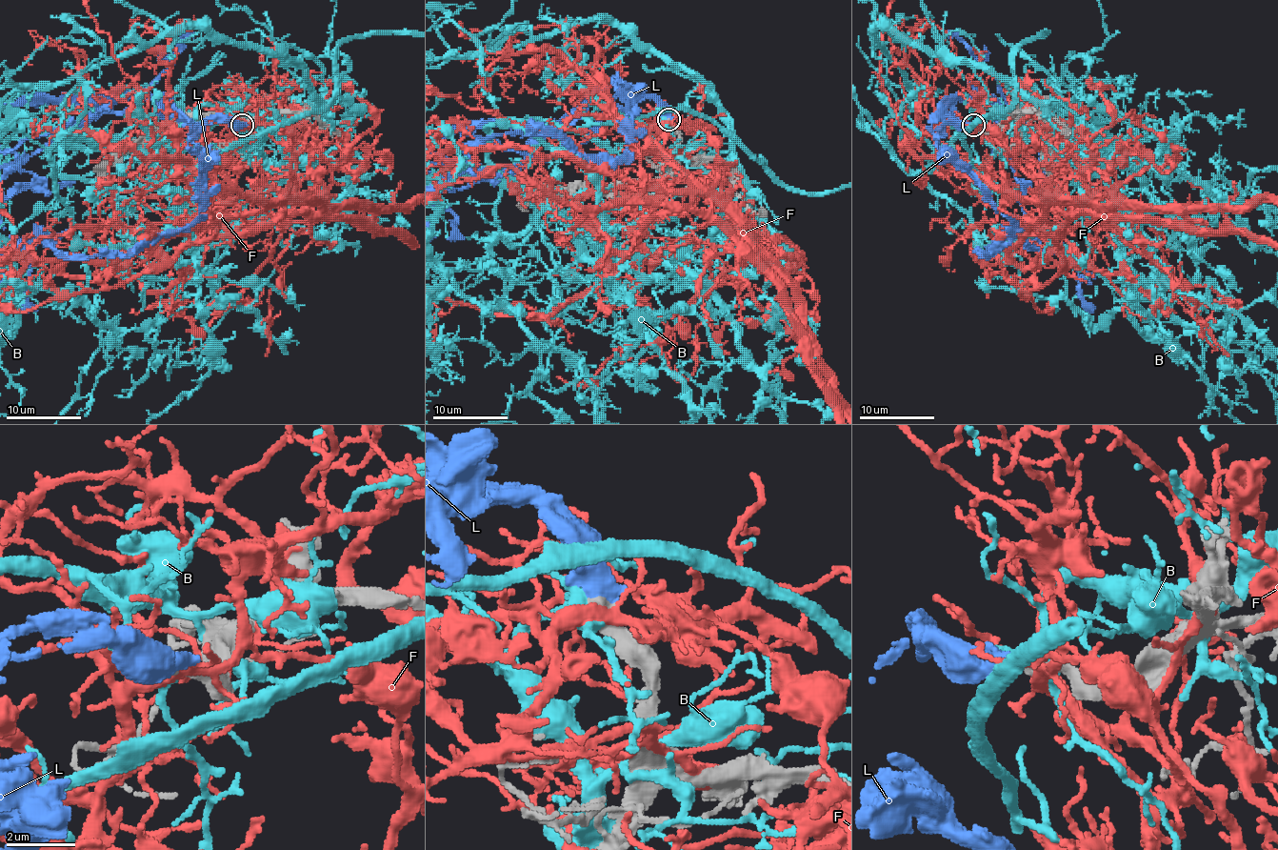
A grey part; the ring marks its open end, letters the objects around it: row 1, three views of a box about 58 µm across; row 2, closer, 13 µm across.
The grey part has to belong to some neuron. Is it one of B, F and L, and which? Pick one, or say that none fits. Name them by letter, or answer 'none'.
L

